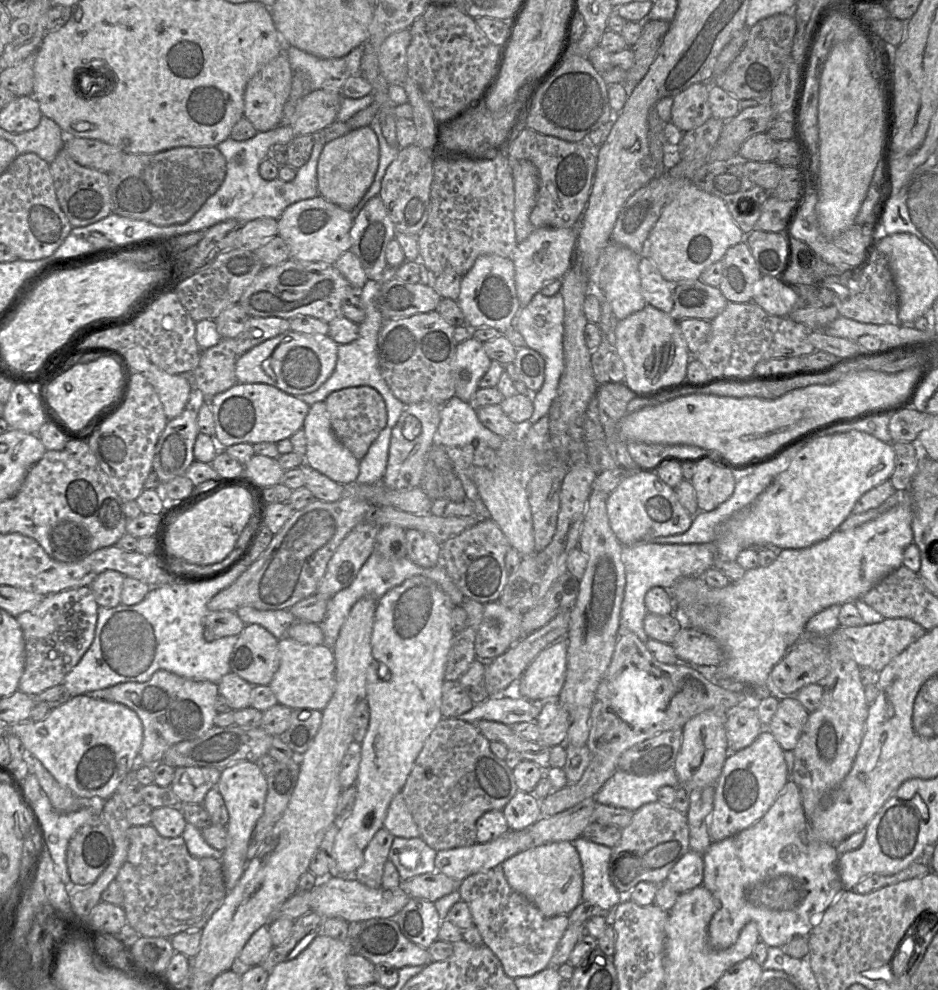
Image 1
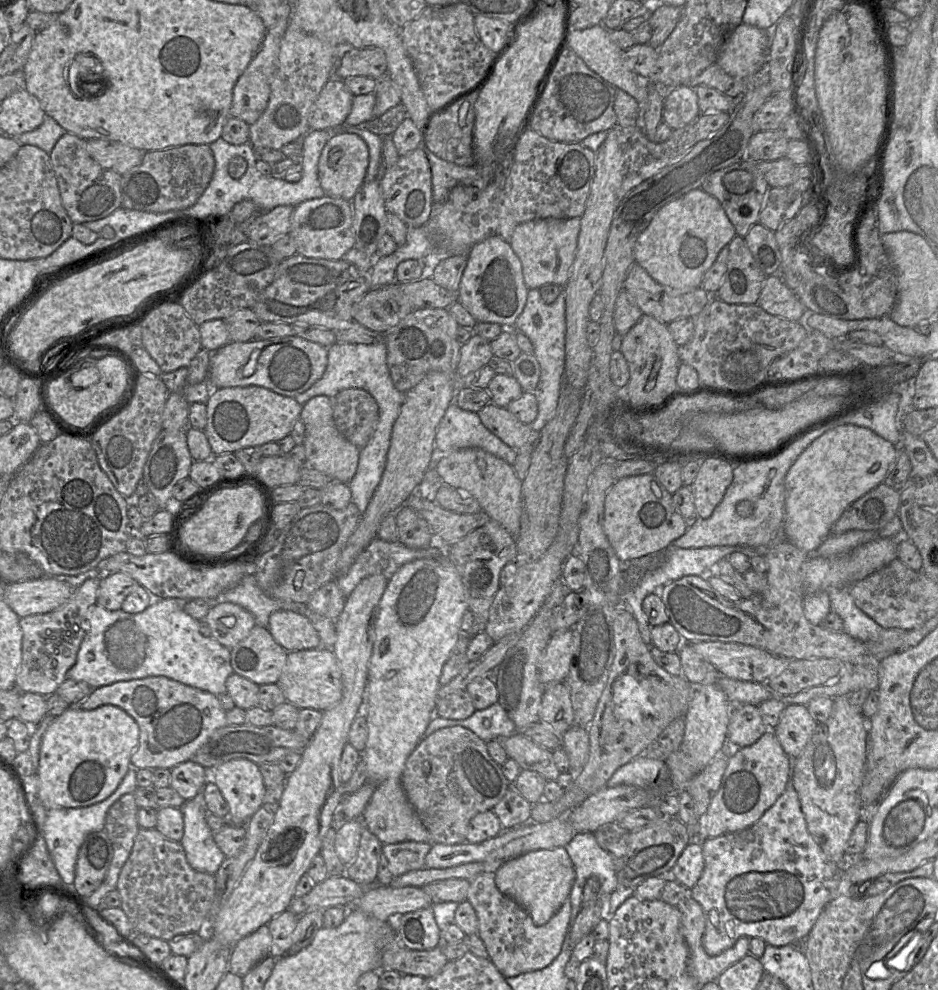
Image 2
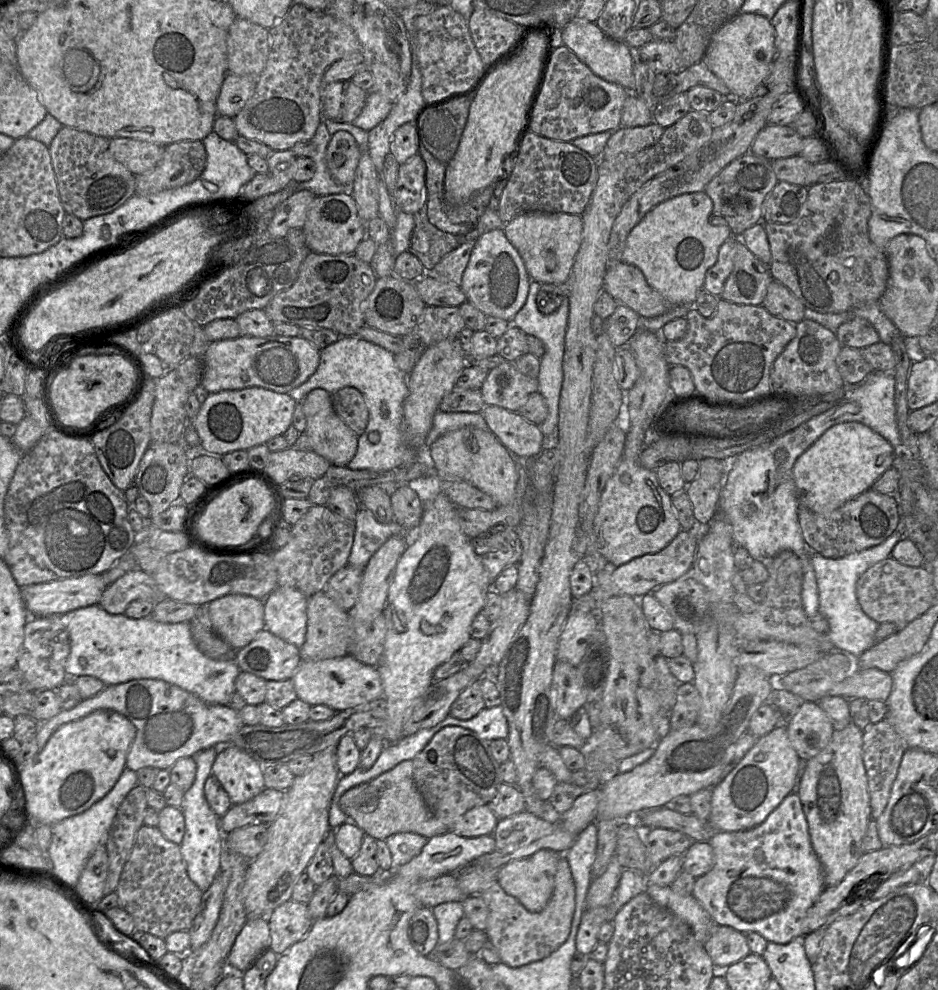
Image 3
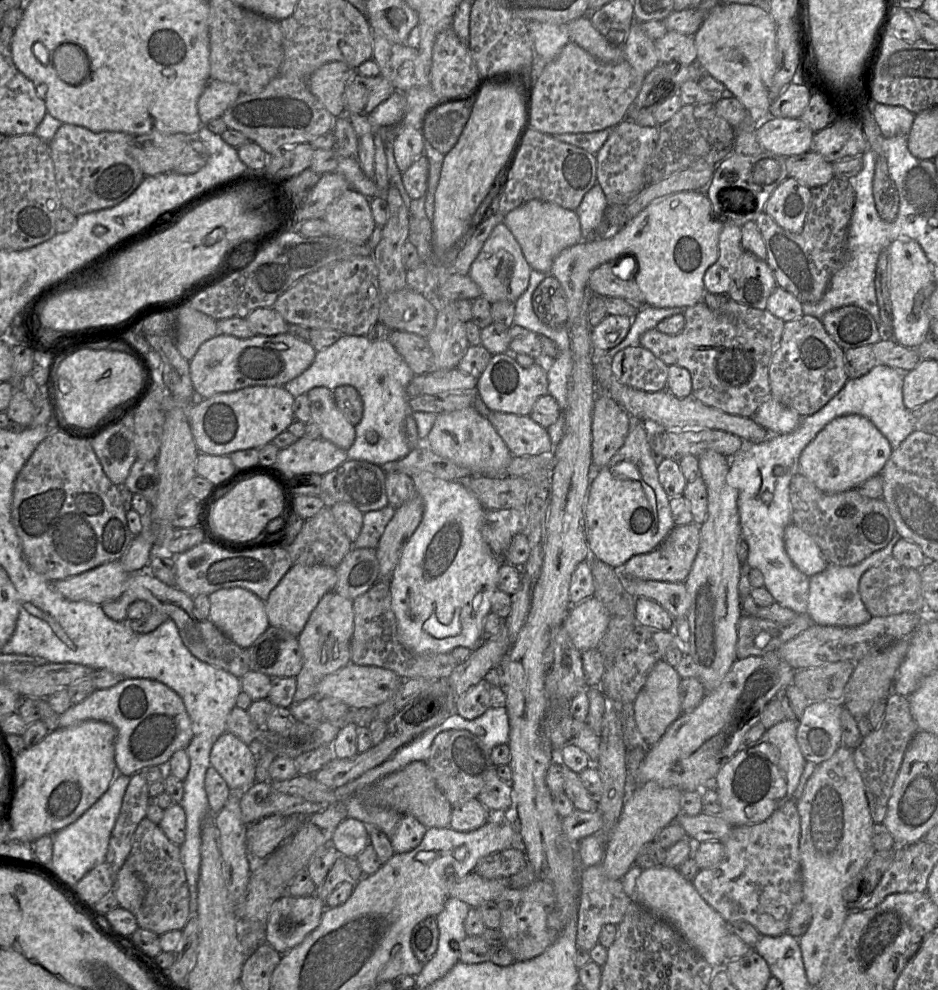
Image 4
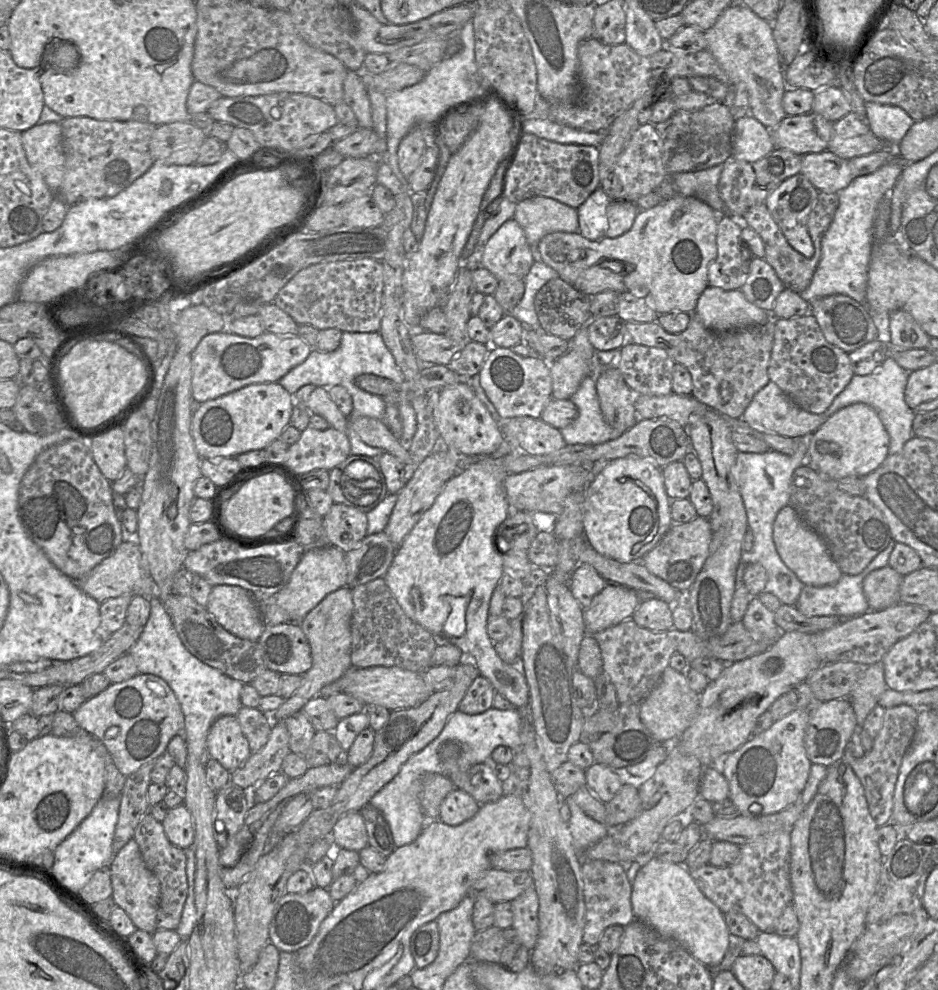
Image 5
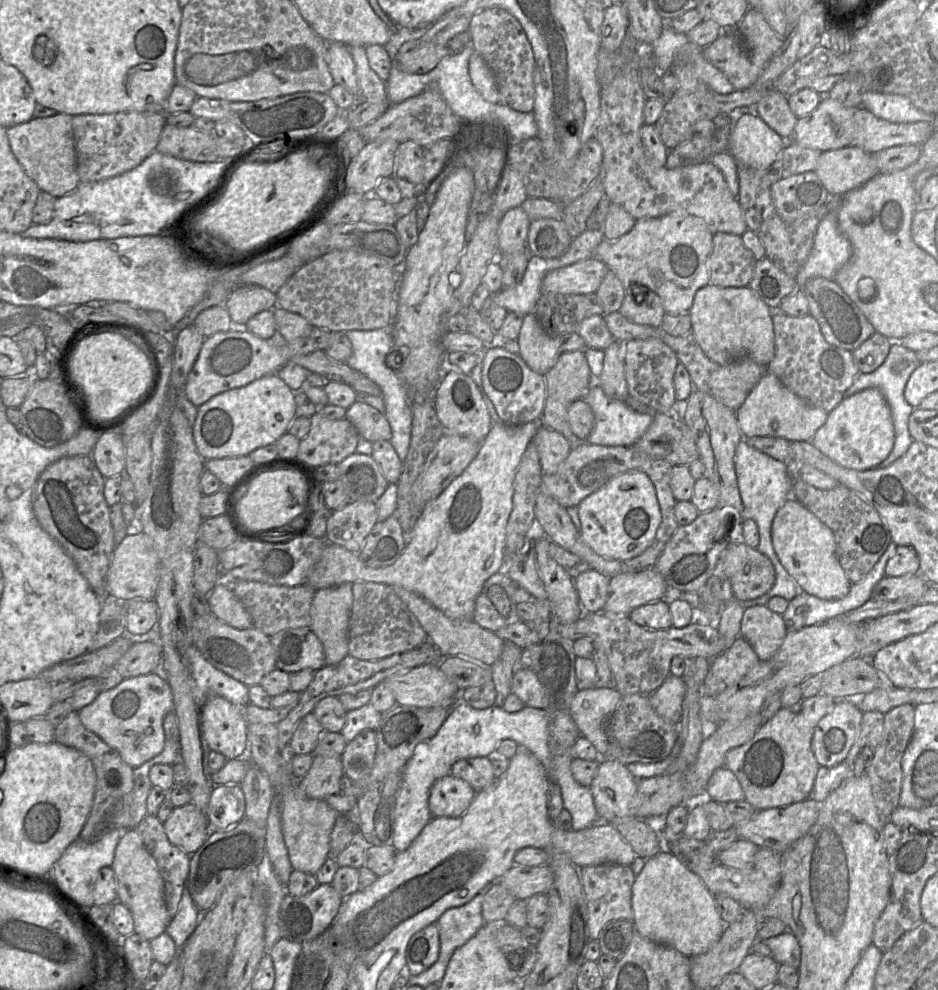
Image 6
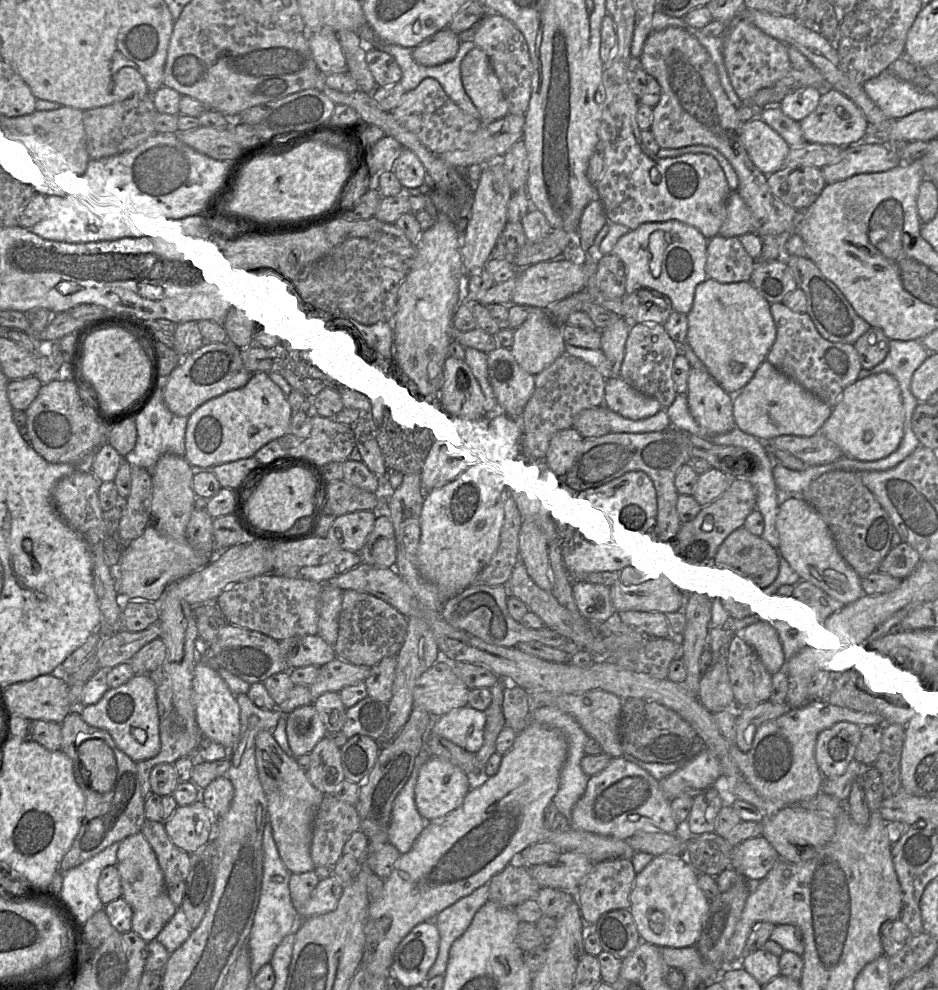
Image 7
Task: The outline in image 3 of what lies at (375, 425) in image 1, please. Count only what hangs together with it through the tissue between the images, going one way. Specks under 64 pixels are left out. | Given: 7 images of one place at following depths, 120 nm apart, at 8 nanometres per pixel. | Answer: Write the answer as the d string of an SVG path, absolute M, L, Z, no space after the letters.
M344 387L331 395L336 414L358 436L363 434L369 410L362 393L354 387Z

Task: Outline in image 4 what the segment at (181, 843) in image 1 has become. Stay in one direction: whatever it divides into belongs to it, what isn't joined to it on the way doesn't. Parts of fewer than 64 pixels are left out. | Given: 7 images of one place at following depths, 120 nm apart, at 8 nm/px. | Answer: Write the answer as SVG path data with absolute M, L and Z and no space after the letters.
M145 817L133 835L132 848L127 859L145 884L145 897L135 915L139 928L153 931L157 935L182 930L189 918L190 896L180 846L170 841L159 825Z

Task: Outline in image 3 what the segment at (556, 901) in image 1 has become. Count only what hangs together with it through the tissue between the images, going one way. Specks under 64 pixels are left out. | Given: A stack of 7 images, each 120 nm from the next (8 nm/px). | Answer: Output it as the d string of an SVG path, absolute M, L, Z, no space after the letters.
M540 850L530 857L509 862L498 870L497 882L510 896L516 898L529 912L541 912L554 889L555 875L562 856L552 850Z

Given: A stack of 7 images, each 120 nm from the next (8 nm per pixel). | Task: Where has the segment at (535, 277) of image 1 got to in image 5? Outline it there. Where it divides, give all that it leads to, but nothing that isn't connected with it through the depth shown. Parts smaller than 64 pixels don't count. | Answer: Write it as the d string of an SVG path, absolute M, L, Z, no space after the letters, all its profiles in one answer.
M543 196L530 197L516 203L513 219L522 228L532 248L549 233L579 231L575 208Z

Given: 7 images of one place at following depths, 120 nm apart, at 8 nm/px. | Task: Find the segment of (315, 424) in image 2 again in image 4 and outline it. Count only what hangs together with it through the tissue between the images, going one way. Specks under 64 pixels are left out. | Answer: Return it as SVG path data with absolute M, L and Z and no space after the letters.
M315 387L307 395L310 401L311 421L319 427L321 437L348 451L355 441L355 426L337 407L333 391L326 387Z

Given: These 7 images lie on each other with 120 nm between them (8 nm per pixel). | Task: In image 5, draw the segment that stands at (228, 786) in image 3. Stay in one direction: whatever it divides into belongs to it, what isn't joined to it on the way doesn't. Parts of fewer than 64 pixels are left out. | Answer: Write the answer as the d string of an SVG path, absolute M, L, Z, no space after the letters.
M236 716L216 719L207 735L208 756L229 772L242 767L252 755L249 742Z

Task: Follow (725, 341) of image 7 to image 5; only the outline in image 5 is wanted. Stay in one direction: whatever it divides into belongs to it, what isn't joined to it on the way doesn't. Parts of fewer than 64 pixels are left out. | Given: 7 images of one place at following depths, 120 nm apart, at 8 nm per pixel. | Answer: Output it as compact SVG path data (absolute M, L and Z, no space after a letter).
M708 285L698 298L694 314L709 330L729 332L753 326L763 326L769 322L769 313L749 302L741 290L723 290Z

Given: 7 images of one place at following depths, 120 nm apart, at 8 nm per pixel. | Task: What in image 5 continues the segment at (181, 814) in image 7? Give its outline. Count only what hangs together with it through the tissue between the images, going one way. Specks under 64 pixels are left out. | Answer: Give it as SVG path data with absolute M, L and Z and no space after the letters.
M184 803L169 809L165 819L162 821L162 825L169 841L173 845L182 849L194 845L193 817Z

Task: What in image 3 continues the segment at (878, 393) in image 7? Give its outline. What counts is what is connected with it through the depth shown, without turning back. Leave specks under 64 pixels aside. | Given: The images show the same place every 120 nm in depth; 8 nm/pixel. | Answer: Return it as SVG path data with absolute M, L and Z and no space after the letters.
M843 422L830 427L795 461L793 478L798 491L798 503L815 513L829 514L845 502L870 490L873 483L894 465L897 452L885 438L860 422Z

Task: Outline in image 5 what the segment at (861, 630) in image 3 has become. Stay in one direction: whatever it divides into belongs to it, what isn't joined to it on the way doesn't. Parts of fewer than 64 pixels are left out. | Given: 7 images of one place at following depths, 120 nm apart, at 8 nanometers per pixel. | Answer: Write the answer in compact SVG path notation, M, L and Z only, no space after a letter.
M891 539L886 549L879 553L869 565L857 575L842 574L835 584L822 587L804 585L794 606L799 612L807 617L836 616L842 619L848 619L860 616L869 611L870 608L863 593L863 580L872 571L888 565L889 557L896 546L896 543L896 541Z

